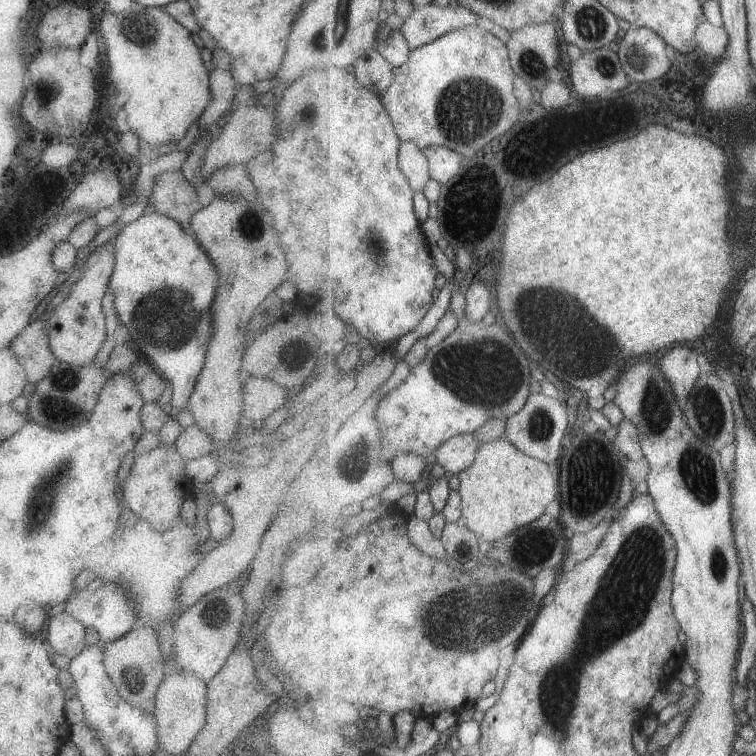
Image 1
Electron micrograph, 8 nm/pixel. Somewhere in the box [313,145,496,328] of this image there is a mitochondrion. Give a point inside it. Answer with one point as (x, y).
(377, 250)

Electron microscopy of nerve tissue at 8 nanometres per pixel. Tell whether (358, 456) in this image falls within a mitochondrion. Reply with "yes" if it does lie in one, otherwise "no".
yes

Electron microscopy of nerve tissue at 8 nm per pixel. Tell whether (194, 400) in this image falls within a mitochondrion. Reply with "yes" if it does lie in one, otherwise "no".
no

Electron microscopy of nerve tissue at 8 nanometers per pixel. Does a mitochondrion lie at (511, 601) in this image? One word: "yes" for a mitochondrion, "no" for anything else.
yes

